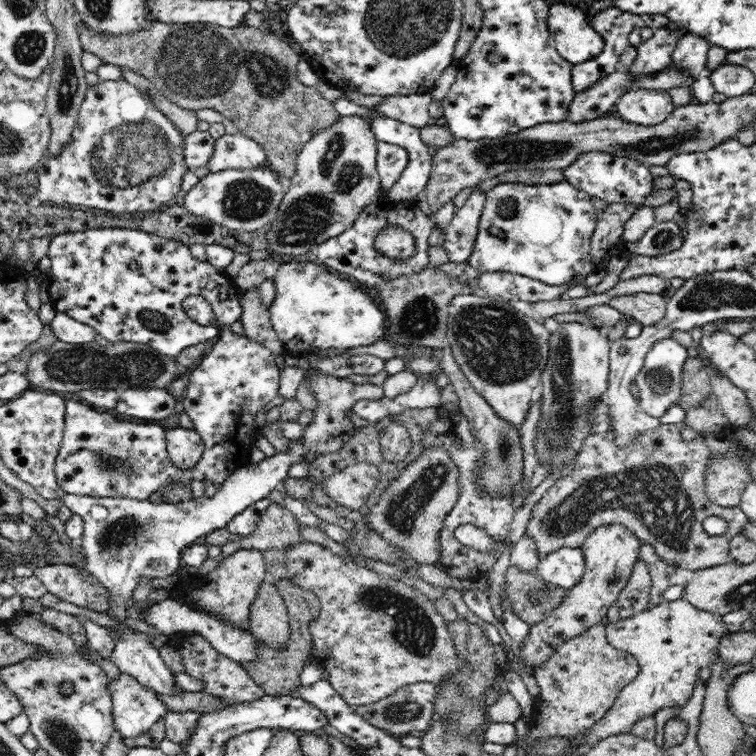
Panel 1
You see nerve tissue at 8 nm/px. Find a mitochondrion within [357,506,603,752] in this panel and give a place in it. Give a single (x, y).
(452, 723)

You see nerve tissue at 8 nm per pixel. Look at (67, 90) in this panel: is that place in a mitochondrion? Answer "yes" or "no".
yes

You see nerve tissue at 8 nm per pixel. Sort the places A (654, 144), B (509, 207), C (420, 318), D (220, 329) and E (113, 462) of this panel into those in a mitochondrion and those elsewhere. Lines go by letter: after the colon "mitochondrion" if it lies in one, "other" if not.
A: mitochondrion
B: mitochondrion
C: mitochondrion
D: other
E: mitochondrion

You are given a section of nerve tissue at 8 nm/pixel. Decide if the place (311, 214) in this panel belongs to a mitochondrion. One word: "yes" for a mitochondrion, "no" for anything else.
yes

